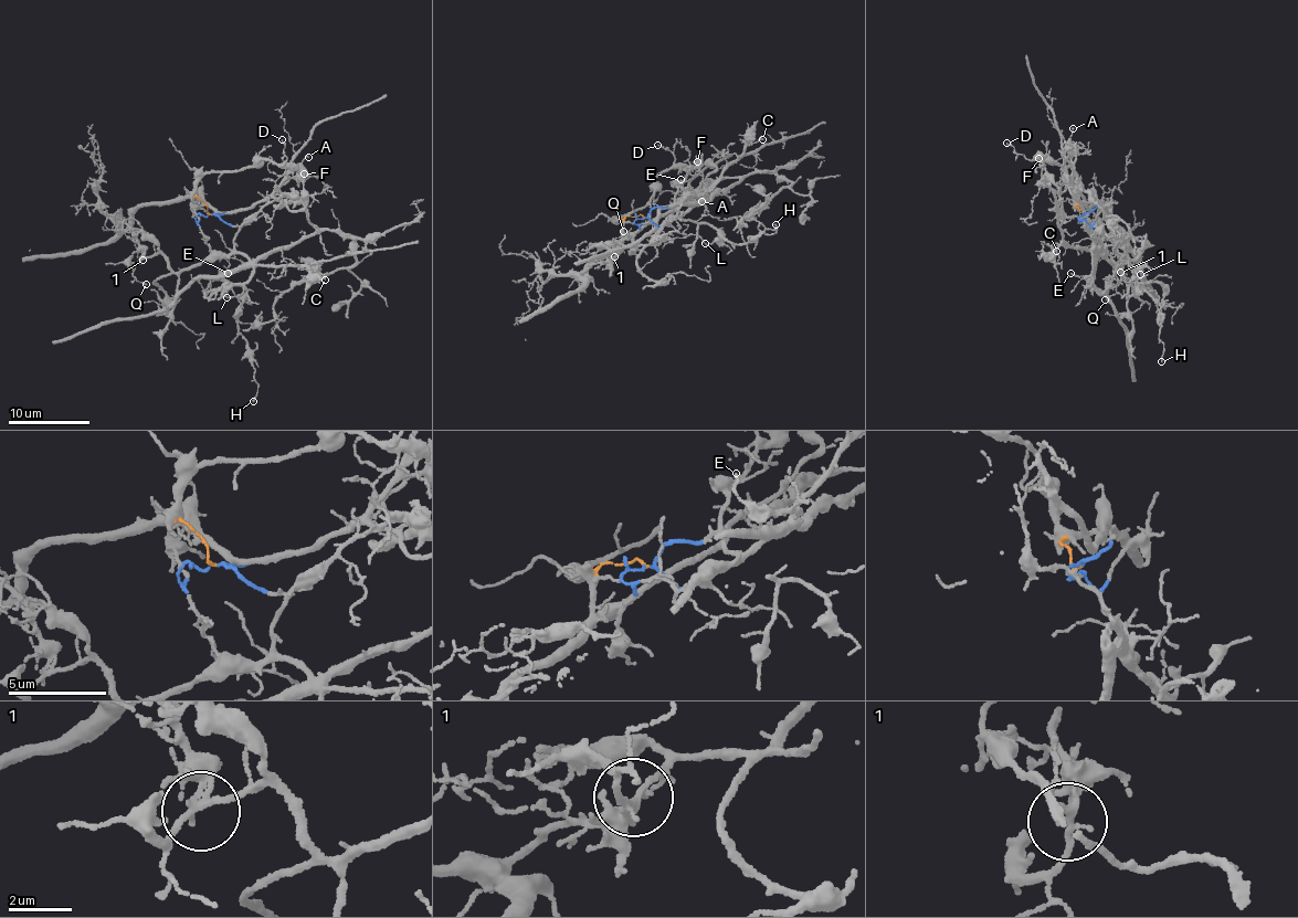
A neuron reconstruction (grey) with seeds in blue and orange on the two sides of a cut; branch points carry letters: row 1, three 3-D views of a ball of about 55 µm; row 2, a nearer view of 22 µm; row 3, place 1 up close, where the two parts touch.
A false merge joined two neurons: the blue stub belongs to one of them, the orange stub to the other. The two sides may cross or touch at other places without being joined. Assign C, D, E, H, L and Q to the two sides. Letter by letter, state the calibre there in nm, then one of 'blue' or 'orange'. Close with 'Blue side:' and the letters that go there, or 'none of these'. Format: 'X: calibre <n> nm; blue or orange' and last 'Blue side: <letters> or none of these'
C: calibre 140 nm; blue
D: calibre 120 nm; orange
E: calibre 110 nm; blue
H: calibre 130 nm; blue
L: calibre 140 nm; blue
Q: calibre 100 nm; blue
Blue side: C, E, H, L, Q

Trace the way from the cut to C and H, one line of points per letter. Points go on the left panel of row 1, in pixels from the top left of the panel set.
C: (210, 214), (235, 228), (235, 248), (249, 260), (261, 264), (301, 265), (324, 275), (325, 280)
H: (210, 214), (235, 228), (253, 275), (206, 293), (246, 292), (238, 322), (255, 370), (253, 401)

